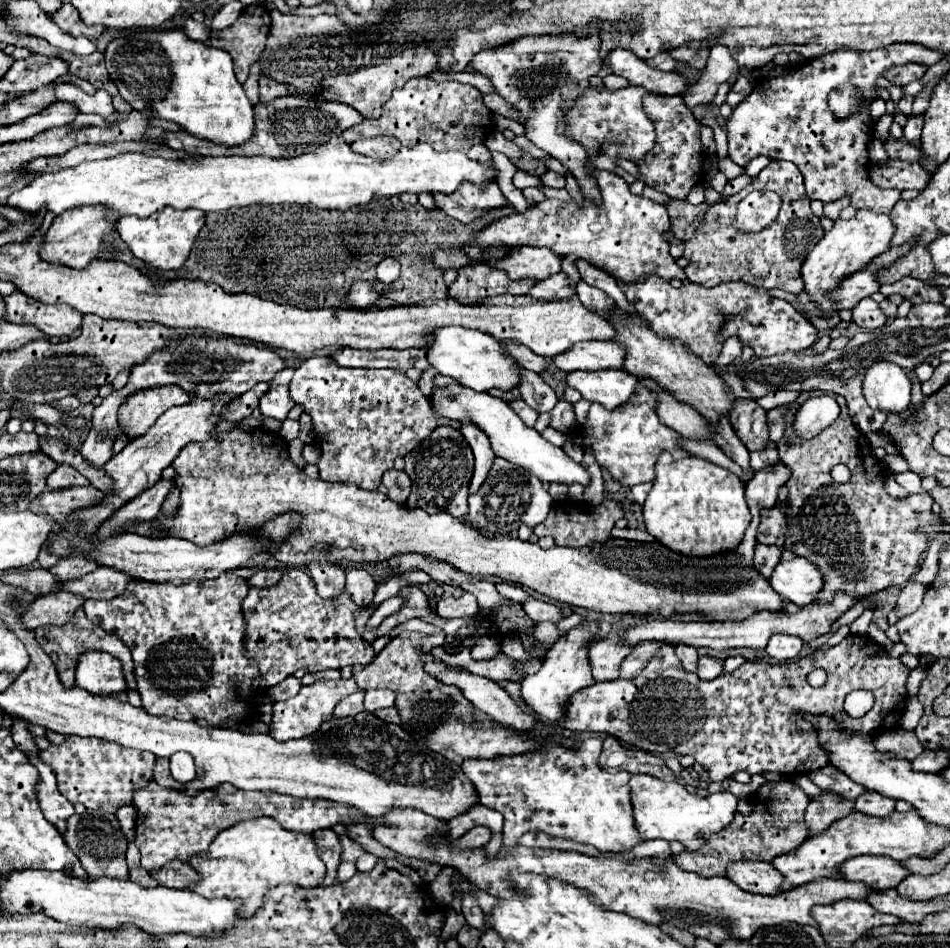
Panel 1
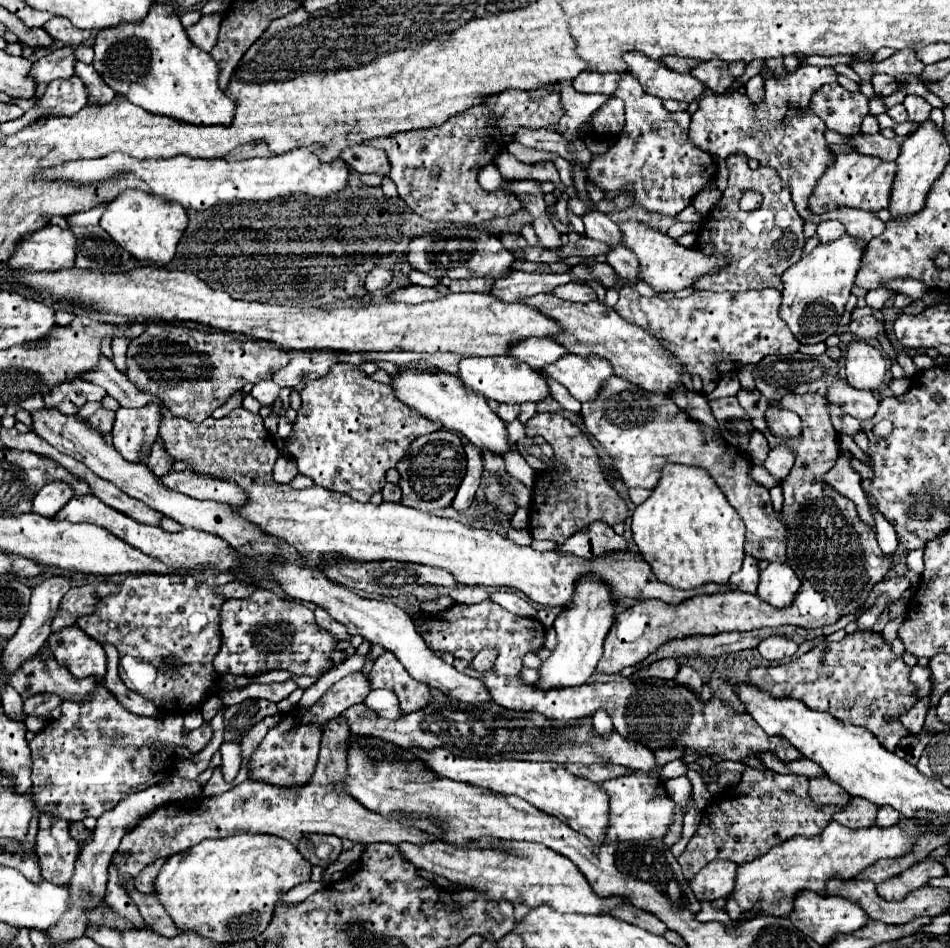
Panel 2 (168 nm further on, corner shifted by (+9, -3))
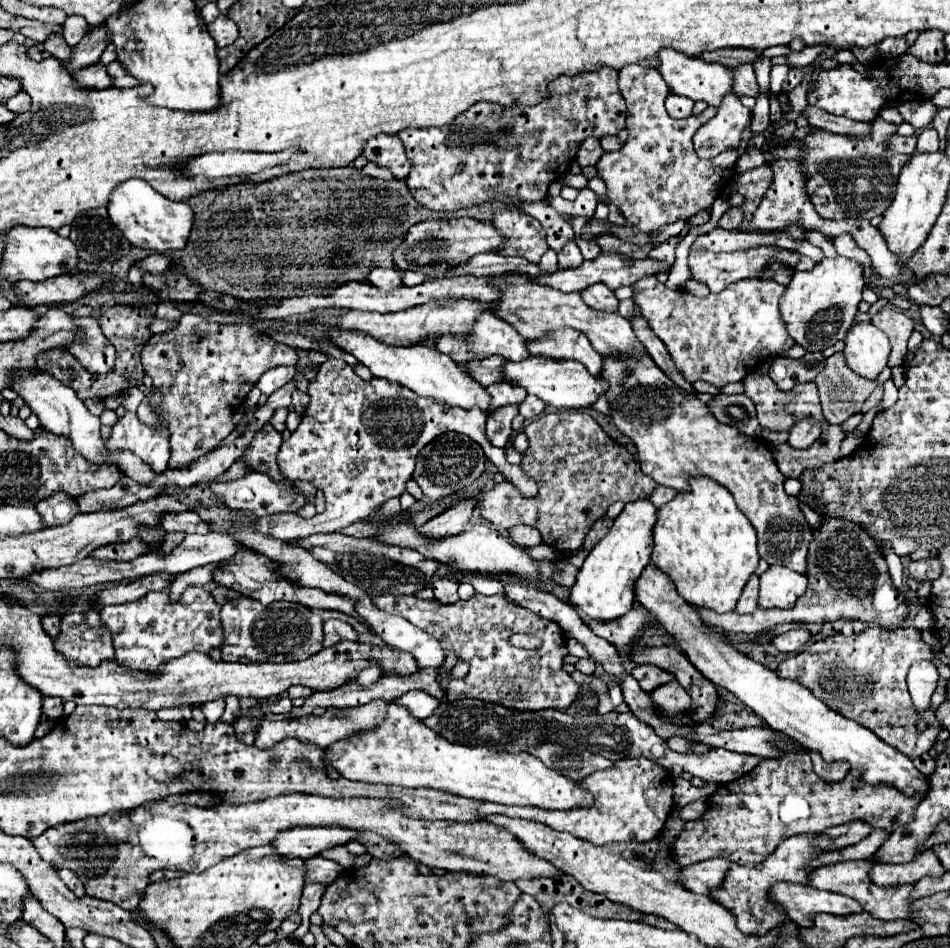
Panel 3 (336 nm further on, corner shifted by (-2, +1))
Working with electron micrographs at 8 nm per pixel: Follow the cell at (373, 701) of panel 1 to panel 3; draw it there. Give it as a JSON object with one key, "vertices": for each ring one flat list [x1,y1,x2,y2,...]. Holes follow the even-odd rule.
{"vertices":[[407,691,407,695,401,695,399,699,395,699,395,703,399,703,399,707,407,707,407,711,417,719,429,717,439,705,439,701,425,691]]}

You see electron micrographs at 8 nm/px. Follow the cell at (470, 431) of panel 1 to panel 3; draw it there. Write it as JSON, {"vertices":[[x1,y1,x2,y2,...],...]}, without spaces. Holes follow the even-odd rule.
{"vertices":[[463,497,459,501,455,501,451,507,447,507,443,513,439,513,437,517,433,517,431,521,427,521,421,531,425,535,435,535,435,537,445,537,445,535,455,535,455,533,461,533,469,519,471,519,471,513,475,509,475,499,471,497]]}

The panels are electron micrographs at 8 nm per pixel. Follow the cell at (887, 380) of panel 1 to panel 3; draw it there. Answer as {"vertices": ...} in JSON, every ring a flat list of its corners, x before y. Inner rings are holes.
{"vertices":[[857,323,845,337,845,359,847,365,865,379,877,379,887,367,891,345,887,335,873,323]]}

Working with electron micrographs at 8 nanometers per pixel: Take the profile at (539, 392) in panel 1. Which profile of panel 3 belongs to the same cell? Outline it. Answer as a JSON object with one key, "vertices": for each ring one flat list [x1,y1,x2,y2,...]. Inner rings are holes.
{"vertices":[[527,395,527,399,519,405,519,413,521,413,527,421,539,417,539,415,543,413,543,409,545,409,545,403,539,401,535,395]]}

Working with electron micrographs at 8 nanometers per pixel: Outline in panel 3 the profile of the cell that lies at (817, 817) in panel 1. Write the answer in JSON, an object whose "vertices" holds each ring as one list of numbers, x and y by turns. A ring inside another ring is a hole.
{"vertices":[[811,753,811,759,813,759,813,769,815,769,815,773,817,773,823,781,827,781,827,783,839,783,839,781,843,781,845,775,847,775,847,771,849,771,847,763,833,763,833,765,829,765,829,763,825,763,825,761,821,759,819,753]]}

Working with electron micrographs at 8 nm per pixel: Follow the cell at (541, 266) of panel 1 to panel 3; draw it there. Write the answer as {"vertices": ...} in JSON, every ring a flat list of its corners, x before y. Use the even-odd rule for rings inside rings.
{"vertices":[[437,219,423,221,411,227,405,241,395,249,393,259,399,269,423,271,429,277,443,277,453,267,469,261,477,253,497,253,505,243,503,235,487,221,477,219]]}

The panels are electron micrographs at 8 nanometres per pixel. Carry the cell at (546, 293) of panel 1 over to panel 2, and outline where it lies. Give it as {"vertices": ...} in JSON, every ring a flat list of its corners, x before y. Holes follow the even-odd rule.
{"vertices":[[568,283,568,285,560,285,556,287,556,291,552,293,564,301,574,301,574,303,590,303,596,301,596,291,588,285,588,283]]}

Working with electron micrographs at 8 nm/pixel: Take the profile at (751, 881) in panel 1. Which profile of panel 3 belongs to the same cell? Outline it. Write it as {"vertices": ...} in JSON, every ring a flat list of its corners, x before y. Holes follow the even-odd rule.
{"vertices":[[709,859,703,863,695,863,681,871,679,881,683,883,685,889,709,897,711,891,719,887,719,883,723,883,729,865,731,865,729,859]]}

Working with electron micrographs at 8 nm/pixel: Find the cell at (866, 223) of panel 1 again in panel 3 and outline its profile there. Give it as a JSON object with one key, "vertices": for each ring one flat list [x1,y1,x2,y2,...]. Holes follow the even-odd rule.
{"vertices":[[837,255,835,259,825,257,811,271,795,271,779,301,789,335,807,351,823,351,835,345,839,339,845,339,859,309,863,287,863,267,843,255]]}

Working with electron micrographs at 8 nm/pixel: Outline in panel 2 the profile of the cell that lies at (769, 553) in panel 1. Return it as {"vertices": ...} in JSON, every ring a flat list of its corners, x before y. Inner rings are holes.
{"vertices":[[746,555,742,569,730,577,730,585,738,587,738,591,754,593,758,589,758,577,760,577,758,561,750,559,750,555]]}

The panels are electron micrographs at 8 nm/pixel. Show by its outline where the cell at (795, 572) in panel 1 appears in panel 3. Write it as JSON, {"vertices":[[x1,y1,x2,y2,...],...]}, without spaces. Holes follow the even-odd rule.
{"vertices":[[771,565,761,575,759,607,789,609,807,589,807,575,799,575,783,565]]}

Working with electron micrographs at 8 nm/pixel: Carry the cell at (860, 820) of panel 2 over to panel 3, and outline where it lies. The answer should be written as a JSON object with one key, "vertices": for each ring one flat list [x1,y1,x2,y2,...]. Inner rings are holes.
{"vertices":[[849,821,837,827,827,829,821,837,817,847,823,849,837,849,837,847,847,847,847,845,855,845,861,839,865,839,869,833,873,831,873,827,869,823,863,821]]}

